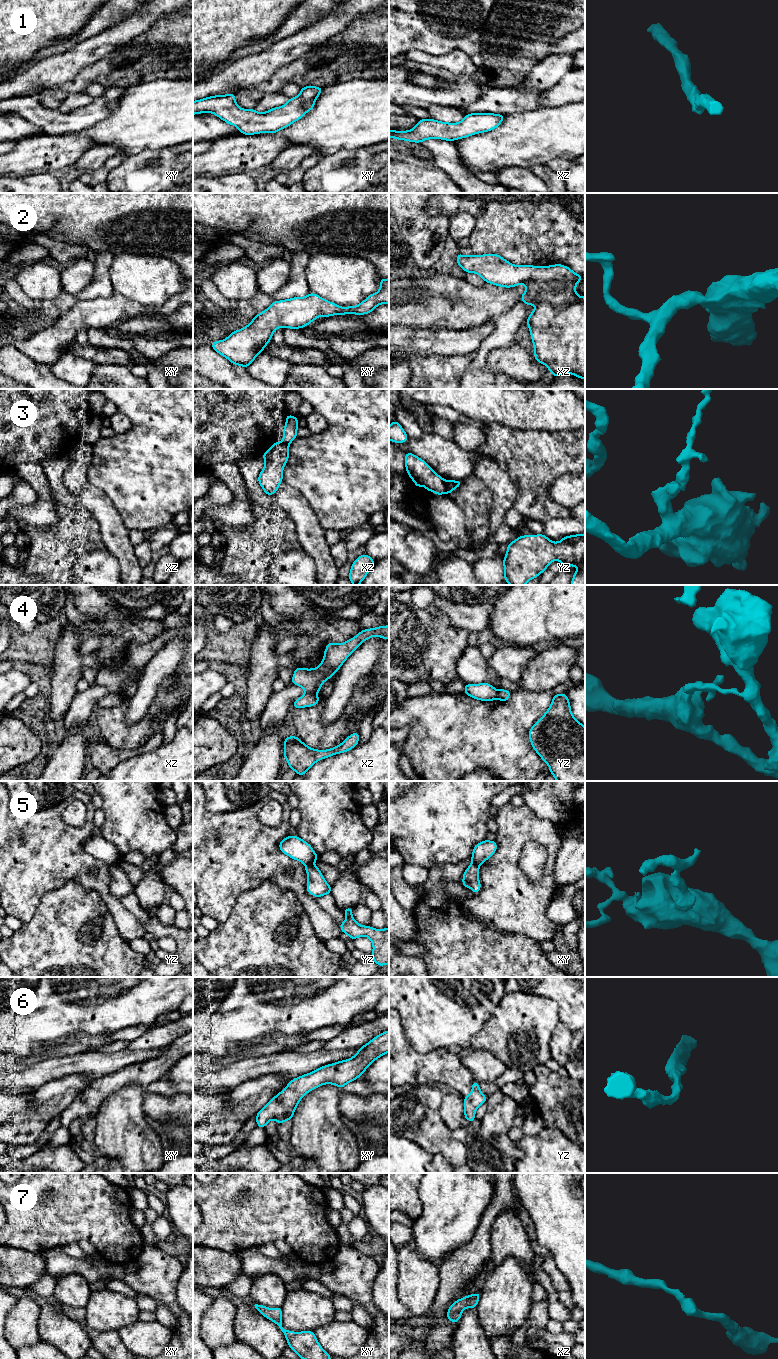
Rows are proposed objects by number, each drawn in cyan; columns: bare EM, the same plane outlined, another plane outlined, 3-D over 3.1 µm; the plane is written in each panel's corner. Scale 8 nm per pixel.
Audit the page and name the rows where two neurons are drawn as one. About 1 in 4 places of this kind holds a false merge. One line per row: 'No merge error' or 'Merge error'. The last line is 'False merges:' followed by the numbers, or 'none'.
1: No merge error
2: No merge error
3: Merge error
4: Merge error
5: Merge error
6: No merge error
7: No merge error
False merges: 3, 4, 5

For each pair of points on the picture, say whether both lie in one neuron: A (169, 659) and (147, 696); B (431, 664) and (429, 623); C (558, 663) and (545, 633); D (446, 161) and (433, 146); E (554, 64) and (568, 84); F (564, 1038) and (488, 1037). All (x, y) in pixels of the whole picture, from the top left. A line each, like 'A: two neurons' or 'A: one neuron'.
A: one neuron
B: one neuron
C: two neurons
D: one neuron
E: two neurons
F: one neuron

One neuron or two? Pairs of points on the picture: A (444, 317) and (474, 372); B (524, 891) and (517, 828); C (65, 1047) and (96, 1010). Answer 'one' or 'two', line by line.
A: two
B: one
C: two

